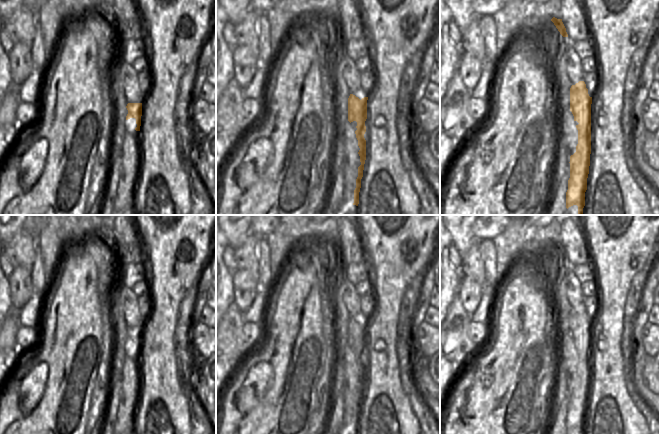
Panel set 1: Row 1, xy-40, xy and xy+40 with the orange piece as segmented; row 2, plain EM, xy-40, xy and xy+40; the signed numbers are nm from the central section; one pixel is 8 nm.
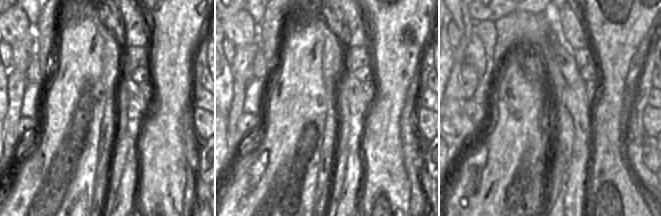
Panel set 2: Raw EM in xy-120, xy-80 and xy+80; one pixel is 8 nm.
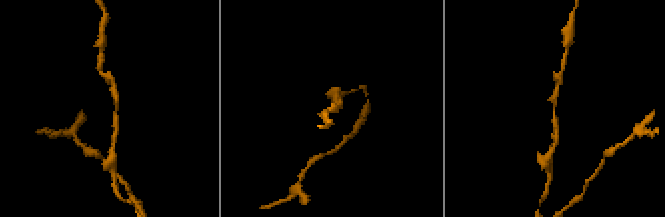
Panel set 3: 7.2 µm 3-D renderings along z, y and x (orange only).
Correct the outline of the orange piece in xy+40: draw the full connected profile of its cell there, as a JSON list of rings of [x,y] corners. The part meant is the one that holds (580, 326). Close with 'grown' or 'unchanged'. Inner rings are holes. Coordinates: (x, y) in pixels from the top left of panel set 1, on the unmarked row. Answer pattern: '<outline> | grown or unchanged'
[[[579,305],[575,309],[572,309],[570,312],[570,335],[574,340],[574,345],[577,345],[579,348],[576,349],[578,354],[578,368],[576,370],[576,376],[570,380],[570,402],[568,404],[568,414],[566,416],[566,432],[573,429],[578,430],[578,434],[583,434],[585,430],[585,416],[587,414],[587,402],[589,398],[590,390],[590,378],[591,378],[591,328],[592,321],[588,318],[588,313],[584,305]]] | unchanged

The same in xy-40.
[[[128,327],[126,332],[128,334],[126,344],[130,342],[135,342],[136,348],[137,348],[137,351],[135,352],[135,354],[140,355],[141,340],[142,340],[142,327]]] | unchanged

